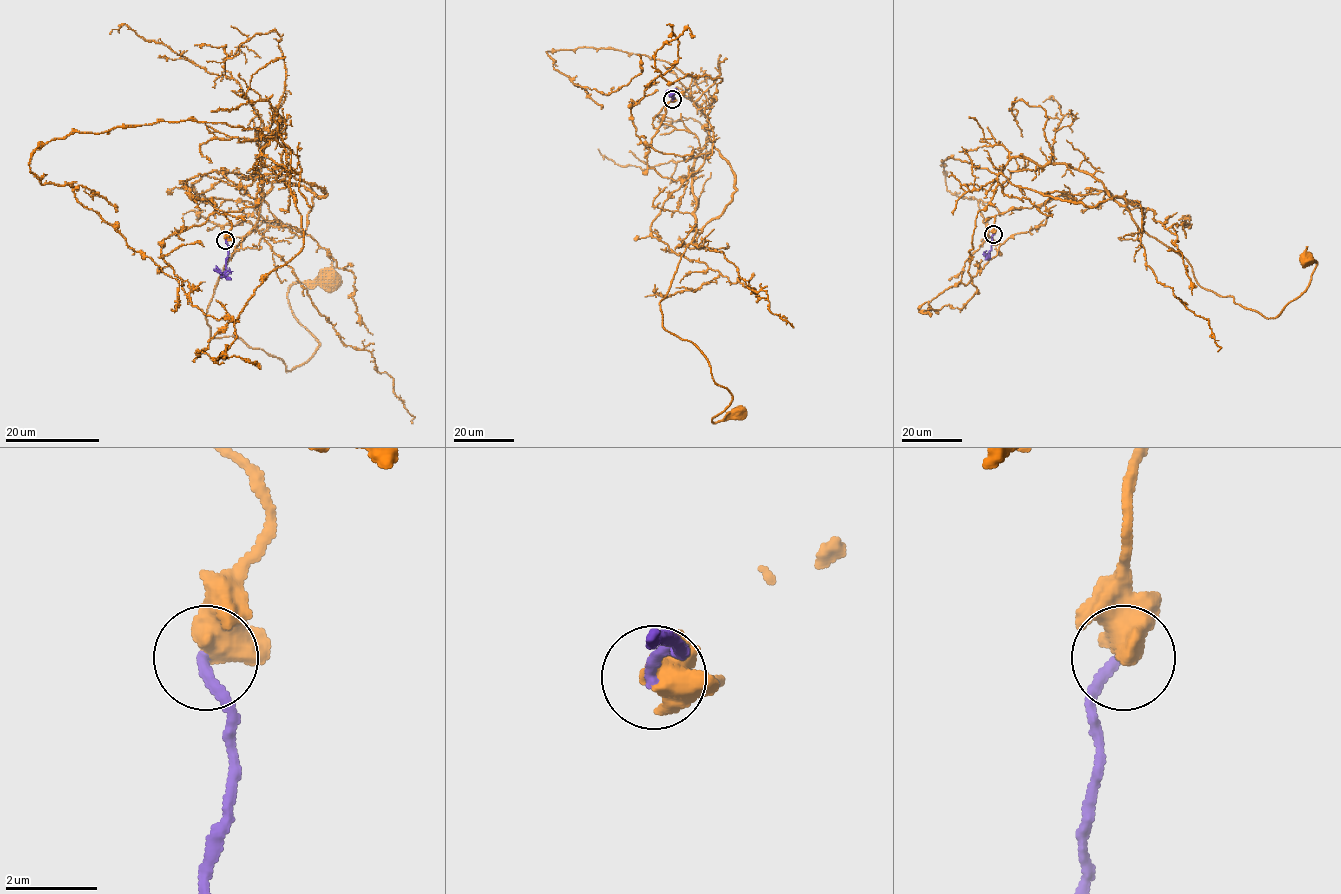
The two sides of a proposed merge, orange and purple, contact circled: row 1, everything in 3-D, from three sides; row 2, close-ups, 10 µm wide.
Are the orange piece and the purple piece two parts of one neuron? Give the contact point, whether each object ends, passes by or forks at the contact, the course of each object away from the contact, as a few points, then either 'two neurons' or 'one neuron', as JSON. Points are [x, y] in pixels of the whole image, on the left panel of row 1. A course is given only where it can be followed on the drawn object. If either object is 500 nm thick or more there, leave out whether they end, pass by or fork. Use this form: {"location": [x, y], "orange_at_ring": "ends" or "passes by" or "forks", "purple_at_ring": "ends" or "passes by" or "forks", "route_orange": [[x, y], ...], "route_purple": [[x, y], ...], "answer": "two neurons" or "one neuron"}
{"location": [225, 240], "route_orange": [[225, 240], [190, 178], [260, 181], [206, 322], [288, 371], [318, 347], [288, 290], [329, 279]], "route_purple": [[225, 240], [229, 254], [224, 272], [213, 269]], "answer": "one neuron"}

